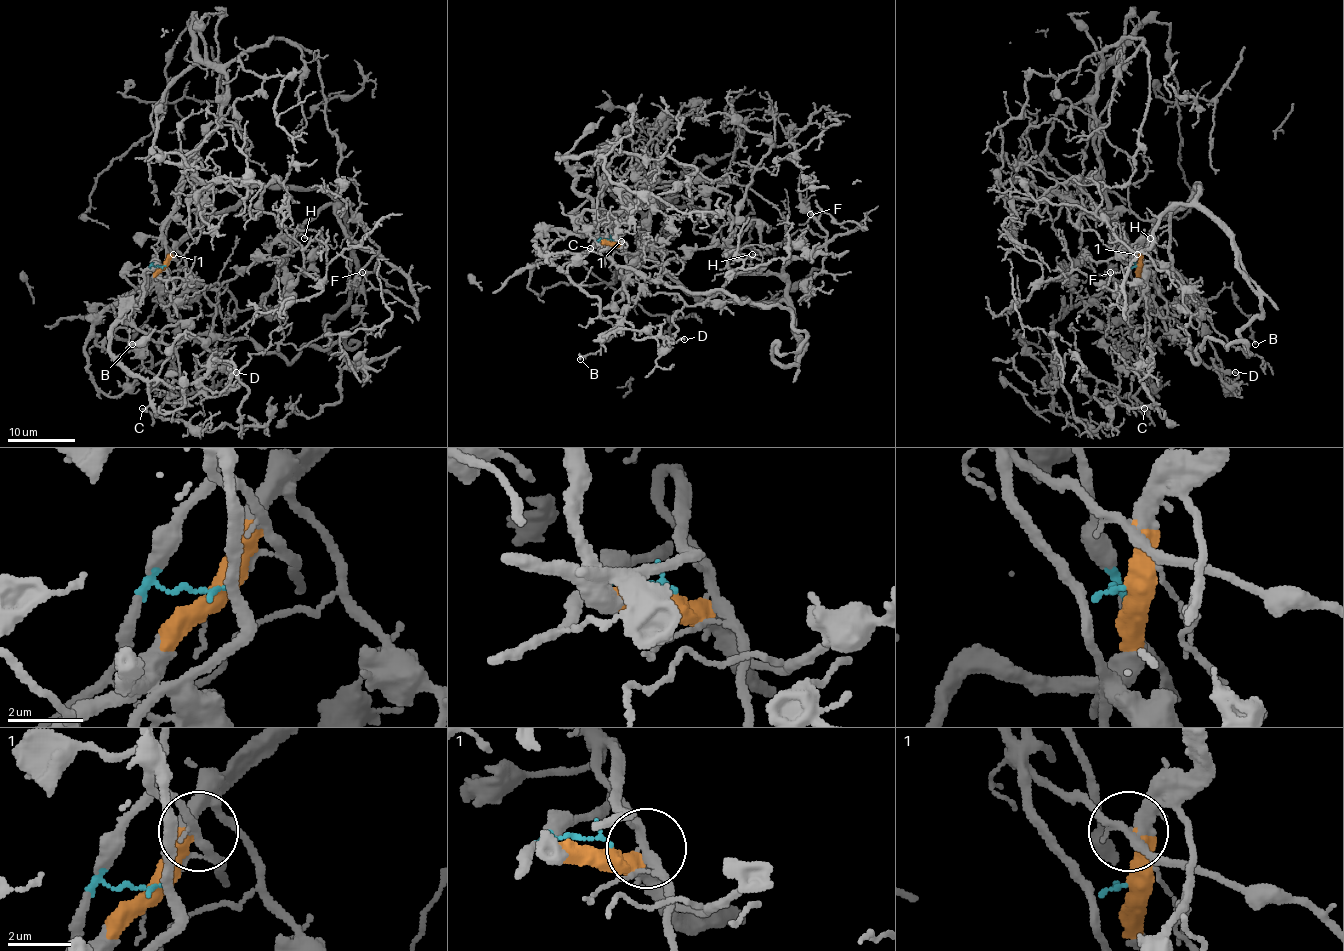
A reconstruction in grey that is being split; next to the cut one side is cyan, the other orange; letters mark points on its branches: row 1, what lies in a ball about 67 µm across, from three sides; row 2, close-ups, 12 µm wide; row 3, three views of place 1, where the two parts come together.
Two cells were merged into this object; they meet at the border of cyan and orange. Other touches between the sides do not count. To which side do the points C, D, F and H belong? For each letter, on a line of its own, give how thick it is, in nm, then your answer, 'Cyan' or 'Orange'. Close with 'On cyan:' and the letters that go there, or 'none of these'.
C: Thickness 170 nm. Orange
D: Thickness 130 nm. Orange
F: Thickness 140 nm. Orange
H: Thickness 90 nm. Orange
On cyan: none of these

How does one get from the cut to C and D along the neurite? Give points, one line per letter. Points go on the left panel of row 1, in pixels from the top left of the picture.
C: (164, 266), (137, 302), (130, 320), (176, 354), (181, 397), (173, 400), (167, 397), (156, 412), (142, 409)
D: (164, 266), (154, 280), (179, 315), (169, 361), (186, 388), (212, 390), (236, 371)

